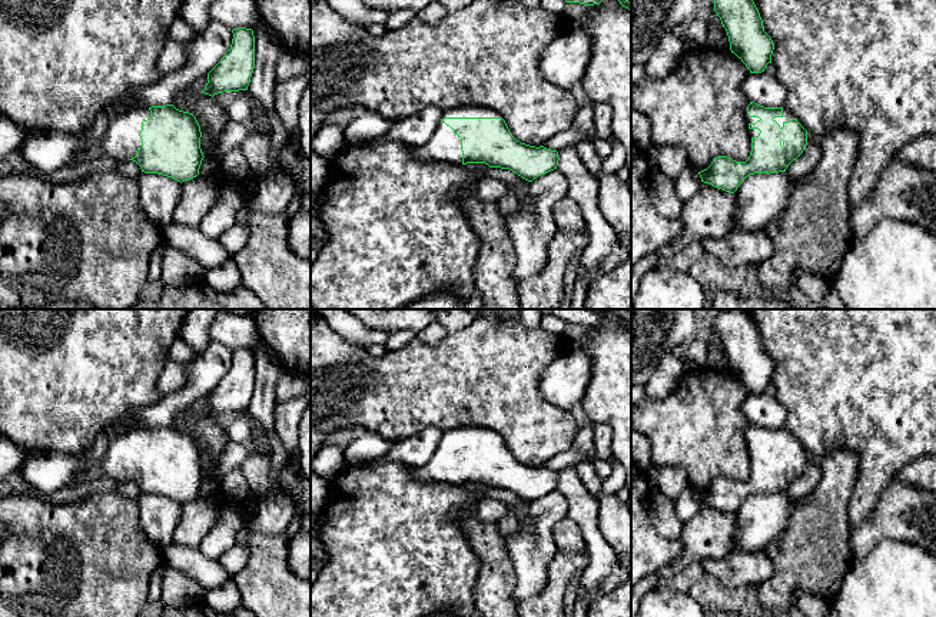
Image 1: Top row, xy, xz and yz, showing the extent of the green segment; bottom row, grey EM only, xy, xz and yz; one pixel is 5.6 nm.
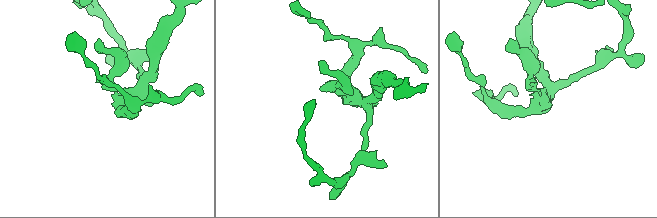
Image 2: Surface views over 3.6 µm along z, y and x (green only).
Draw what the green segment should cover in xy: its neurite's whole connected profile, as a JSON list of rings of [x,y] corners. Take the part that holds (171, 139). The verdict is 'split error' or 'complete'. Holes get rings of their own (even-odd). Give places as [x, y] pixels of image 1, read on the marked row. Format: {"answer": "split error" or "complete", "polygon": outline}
{"answer": "split error", "polygon": [[[173,105],[133,107],[109,123],[103,140],[83,147],[69,163],[110,156],[117,162],[133,160],[145,173],[182,183],[199,175],[205,157],[200,137],[196,117]]]}

